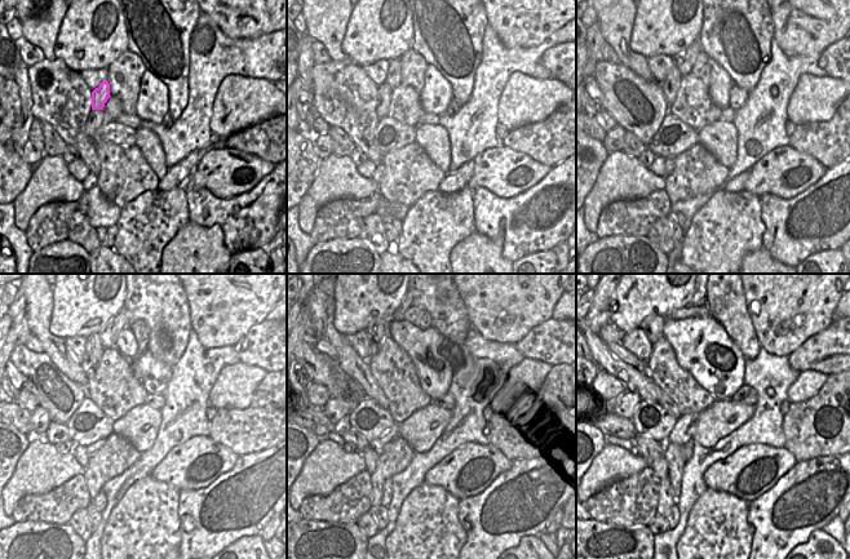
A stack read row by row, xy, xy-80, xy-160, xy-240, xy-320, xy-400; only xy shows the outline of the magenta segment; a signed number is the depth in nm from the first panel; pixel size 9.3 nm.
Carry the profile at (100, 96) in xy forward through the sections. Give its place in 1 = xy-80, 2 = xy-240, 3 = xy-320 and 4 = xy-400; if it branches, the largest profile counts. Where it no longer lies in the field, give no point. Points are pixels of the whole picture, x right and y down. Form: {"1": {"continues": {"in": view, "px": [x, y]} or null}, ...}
{"1": {"continues": {"in": "xy-80", "px": [393, 76]}}, "2": {"continues": {"in": "xy-240", "px": [109, 335]}}, "3": {"continues": {"in": "xy-320", "px": [406, 304]}}, "4": {"continues": {"in": "xy-400", "px": [699, 300]}}}

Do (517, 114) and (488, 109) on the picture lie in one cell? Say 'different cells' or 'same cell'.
different cells

